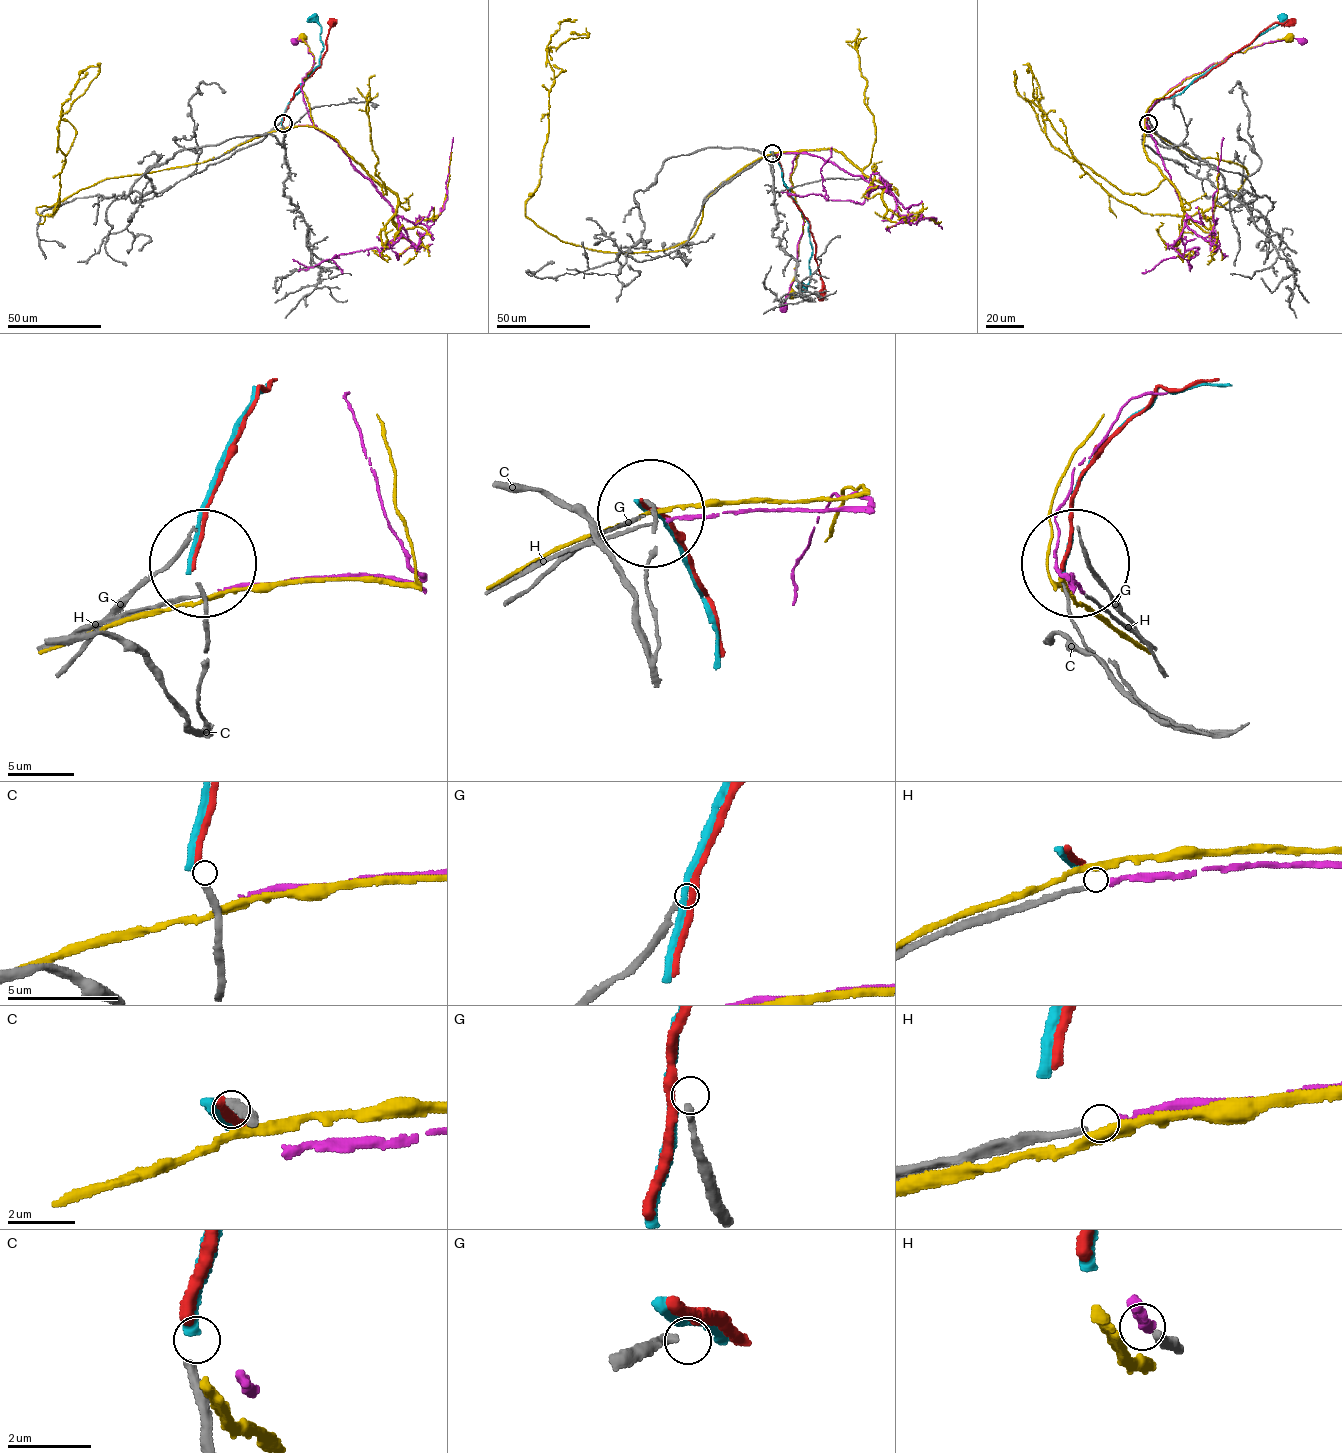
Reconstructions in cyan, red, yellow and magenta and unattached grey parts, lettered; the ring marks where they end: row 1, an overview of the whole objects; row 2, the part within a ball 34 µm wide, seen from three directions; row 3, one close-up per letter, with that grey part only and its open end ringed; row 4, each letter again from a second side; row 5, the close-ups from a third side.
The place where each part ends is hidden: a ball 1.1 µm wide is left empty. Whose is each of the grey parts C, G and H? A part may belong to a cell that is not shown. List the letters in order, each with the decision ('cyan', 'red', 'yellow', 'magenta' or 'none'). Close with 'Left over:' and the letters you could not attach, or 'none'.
C: red
G: none
H: magenta
Left over: G

